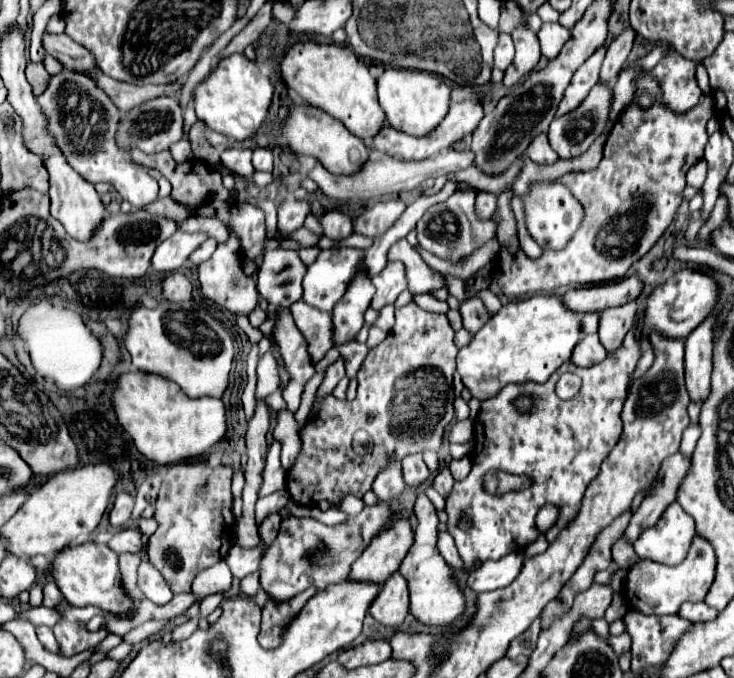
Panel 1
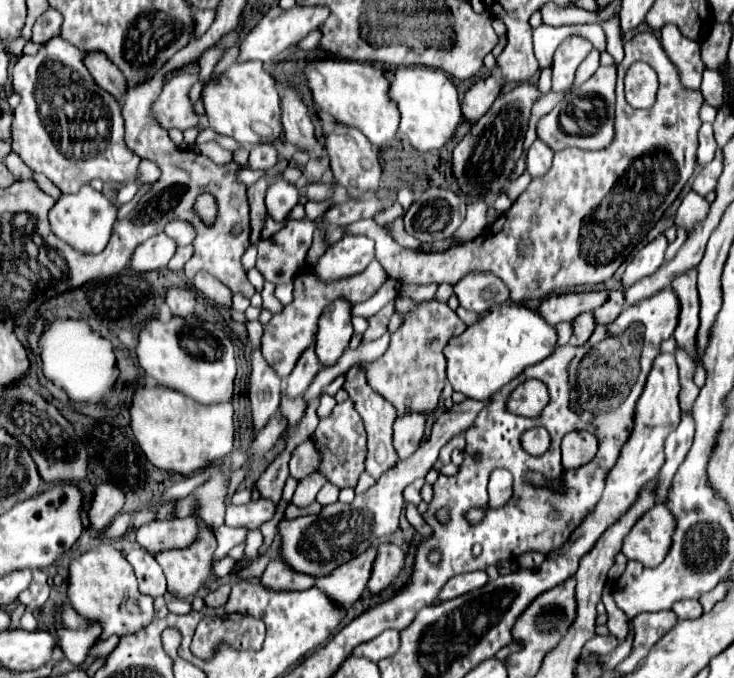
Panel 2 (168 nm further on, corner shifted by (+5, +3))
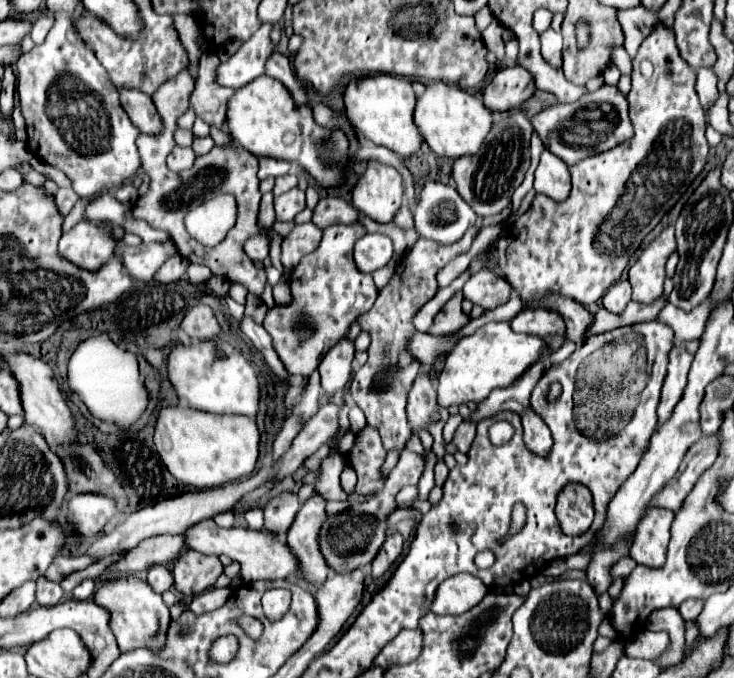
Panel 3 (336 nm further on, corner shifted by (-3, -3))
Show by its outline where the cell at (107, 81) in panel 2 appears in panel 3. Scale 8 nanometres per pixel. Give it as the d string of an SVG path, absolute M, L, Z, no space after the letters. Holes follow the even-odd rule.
M118 90L120 92L120 102L126 114L130 116L132 124L140 128L142 134L156 136L162 132L162 118L158 110L154 108L154 102L150 96L136 92L136 90Z

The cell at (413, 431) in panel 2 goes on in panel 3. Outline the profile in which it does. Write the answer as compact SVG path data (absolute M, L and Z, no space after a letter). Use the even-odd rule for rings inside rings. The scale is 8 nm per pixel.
M422 368L414 380L414 386L408 394L408 422L412 432L420 432L430 420L432 412L438 412L438 402L434 398L434 382L432 382L432 370Z

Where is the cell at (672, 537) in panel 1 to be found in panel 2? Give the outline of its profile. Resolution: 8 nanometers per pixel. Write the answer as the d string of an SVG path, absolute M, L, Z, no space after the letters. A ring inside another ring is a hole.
M654 506L632 526L628 536L624 538L622 552L628 560L638 560L642 564L648 564L650 568L658 566L672 546L674 532L674 514L666 506Z

